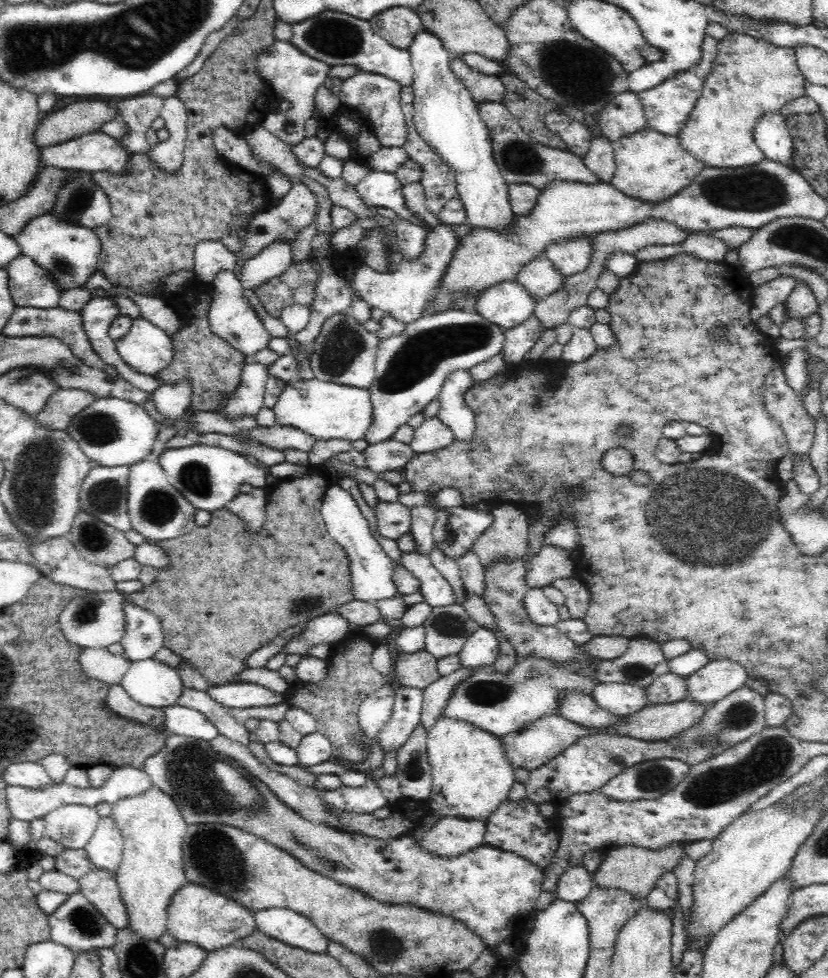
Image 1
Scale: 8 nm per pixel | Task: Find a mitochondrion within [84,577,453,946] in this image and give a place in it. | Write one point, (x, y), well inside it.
(199, 786)

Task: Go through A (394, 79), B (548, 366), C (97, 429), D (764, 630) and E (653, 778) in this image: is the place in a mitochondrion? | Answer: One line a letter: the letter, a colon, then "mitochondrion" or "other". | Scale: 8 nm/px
A: other
B: other
C: mitochondrion
D: other
E: mitochondrion

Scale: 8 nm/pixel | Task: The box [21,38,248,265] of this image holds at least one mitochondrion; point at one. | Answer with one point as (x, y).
(78, 204)

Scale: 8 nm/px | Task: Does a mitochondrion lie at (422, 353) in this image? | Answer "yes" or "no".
yes

